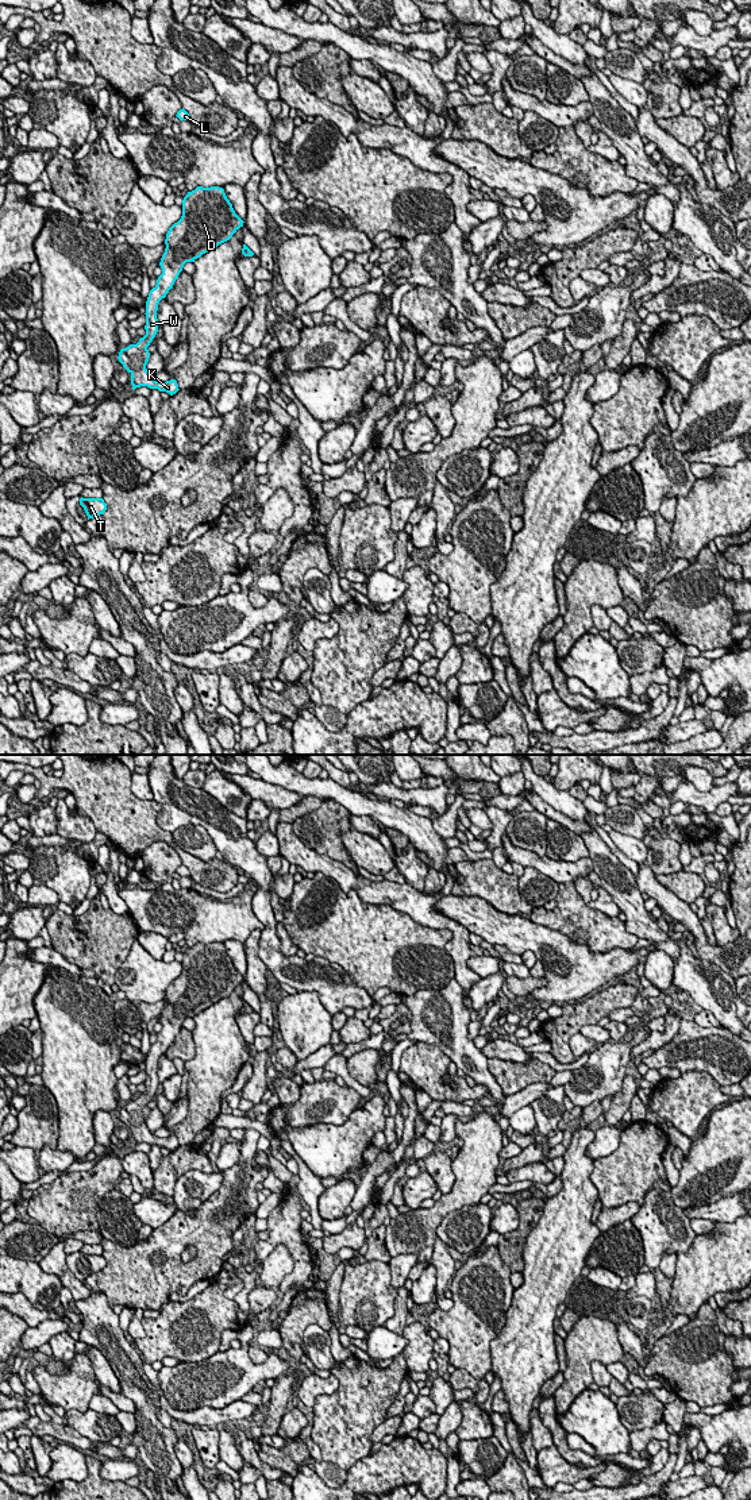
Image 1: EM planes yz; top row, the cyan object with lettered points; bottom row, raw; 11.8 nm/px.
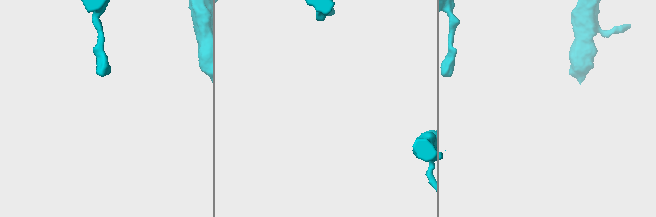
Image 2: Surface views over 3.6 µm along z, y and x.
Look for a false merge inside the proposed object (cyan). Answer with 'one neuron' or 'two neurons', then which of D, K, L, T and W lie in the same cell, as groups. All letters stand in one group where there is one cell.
one neuron | D K L T W

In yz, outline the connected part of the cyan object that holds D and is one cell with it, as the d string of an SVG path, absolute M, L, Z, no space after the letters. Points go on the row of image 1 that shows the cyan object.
M197 186L184 197L182 216L166 234L166 248L159 262L162 274L146 301L146 335L136 344L122 348L118 356L123 367L131 374L134 390L147 386L170 396L180 390L176 379L155 381L146 369L150 358L147 347L158 332L158 304L173 288L186 262L195 262L213 247L230 240L243 227L243 223L235 213L223 188Z

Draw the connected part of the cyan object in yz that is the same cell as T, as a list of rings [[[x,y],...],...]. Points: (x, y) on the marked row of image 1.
[[[80,498],[80,505],[84,508],[88,520],[104,514],[107,504],[103,498]]]

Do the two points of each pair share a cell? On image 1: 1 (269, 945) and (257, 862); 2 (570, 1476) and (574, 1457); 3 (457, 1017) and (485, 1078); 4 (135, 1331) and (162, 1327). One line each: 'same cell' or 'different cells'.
1: same cell
2: different cells
3: same cell
4: different cells

